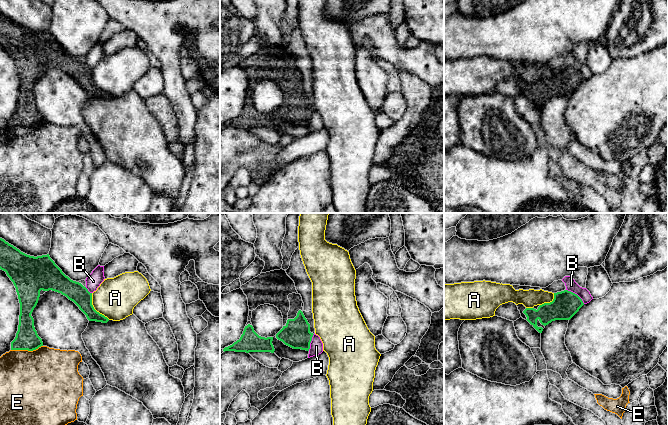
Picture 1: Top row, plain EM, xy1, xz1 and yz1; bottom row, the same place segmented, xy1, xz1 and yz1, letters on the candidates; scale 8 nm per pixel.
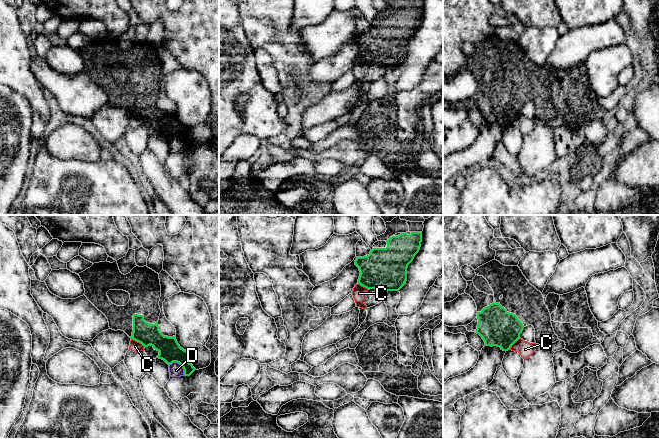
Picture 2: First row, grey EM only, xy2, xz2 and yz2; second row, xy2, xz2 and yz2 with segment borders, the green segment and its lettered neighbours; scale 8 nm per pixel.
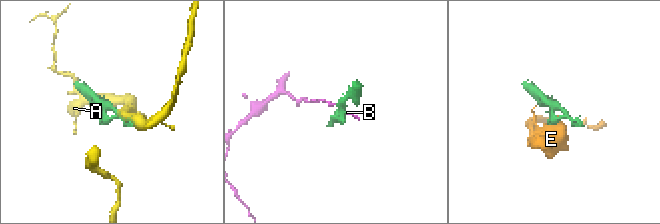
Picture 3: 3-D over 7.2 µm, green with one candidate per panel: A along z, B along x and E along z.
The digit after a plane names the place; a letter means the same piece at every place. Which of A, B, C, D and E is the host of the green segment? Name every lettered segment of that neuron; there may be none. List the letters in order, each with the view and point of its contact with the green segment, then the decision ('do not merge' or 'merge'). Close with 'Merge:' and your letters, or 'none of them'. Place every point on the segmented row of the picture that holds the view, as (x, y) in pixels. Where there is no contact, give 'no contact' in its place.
A: xy1 (93, 308) | do not merge
B: yz1 (576, 294) | do not merge
C: xy2 (138, 341) | do not merge
D: xy2 (180, 364) | do not merge
E: xy1 (26, 349) | do not merge
Merge: none of them

